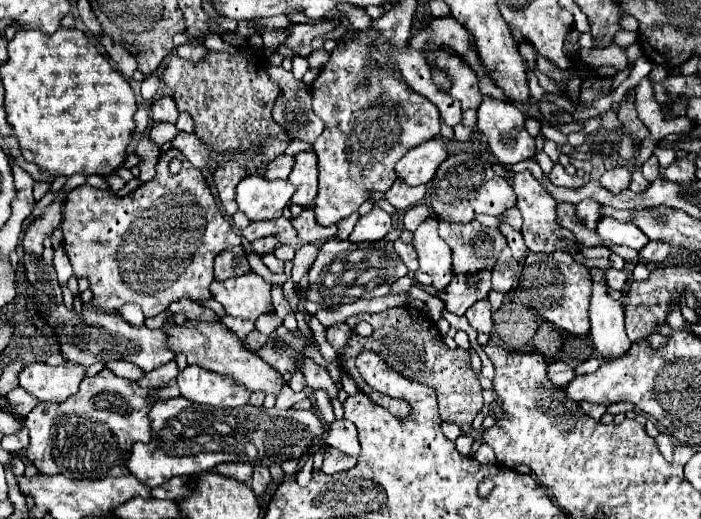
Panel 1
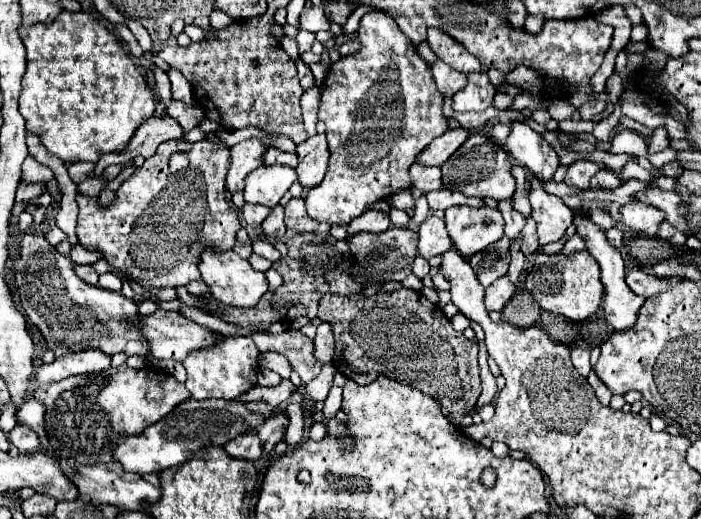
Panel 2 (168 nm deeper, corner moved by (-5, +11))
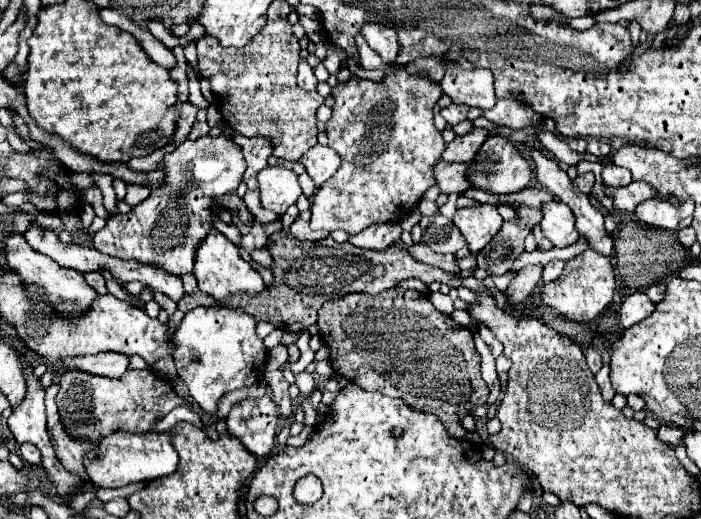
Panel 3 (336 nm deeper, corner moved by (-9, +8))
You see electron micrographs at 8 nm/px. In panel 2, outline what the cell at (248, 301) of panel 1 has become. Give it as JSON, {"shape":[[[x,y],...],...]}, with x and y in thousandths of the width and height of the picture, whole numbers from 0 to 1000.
{"shape":[[[332,482],[318,486],[312,493],[301,493],[301,486],[295,486],[295,493],[290,493],[290,501],[284,505],[284,524],[287,524],[290,543],[301,555],[301,570],[324,590],[344,590],[344,593],[364,590],[369,574],[381,563],[378,528],[361,520],[355,501],[341,497]]]}

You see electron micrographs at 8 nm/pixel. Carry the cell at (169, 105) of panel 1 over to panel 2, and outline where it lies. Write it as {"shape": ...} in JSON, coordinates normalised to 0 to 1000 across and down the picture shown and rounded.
{"shape":[[[247,193],[244,204],[241,204],[241,212],[238,212],[238,220],[244,227],[250,227],[264,254],[272,250],[272,247],[278,247],[281,235],[290,231],[290,212],[284,204],[270,204],[270,200],[258,197],[258,193]]]}

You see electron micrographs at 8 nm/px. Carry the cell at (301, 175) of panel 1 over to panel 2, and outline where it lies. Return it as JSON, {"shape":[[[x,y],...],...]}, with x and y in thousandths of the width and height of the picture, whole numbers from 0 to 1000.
{"shape":[[[452,258],[447,266],[438,266],[432,277],[424,277],[424,301],[427,301],[424,339],[429,358],[435,362],[452,358],[461,347],[469,312],[464,258]]]}

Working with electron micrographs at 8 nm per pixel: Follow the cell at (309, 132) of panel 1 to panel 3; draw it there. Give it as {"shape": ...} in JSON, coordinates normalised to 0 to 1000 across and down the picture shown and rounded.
{"shape":[[[429,118],[429,121],[427,121],[424,160],[427,160],[427,168],[435,171],[435,175],[449,175],[449,171],[452,171],[452,160],[455,160],[455,156],[452,156],[452,148],[449,148],[449,141],[447,141],[447,133],[441,129],[438,118]]]}

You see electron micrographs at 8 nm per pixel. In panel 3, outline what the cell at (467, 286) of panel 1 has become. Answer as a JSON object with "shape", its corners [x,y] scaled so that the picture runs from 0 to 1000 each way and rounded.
{"shape":[[[738,399],[738,426],[720,426],[700,468],[683,484],[680,511],[700,530],[718,530],[729,518],[732,503],[749,484],[749,457],[772,430],[772,403]]]}

